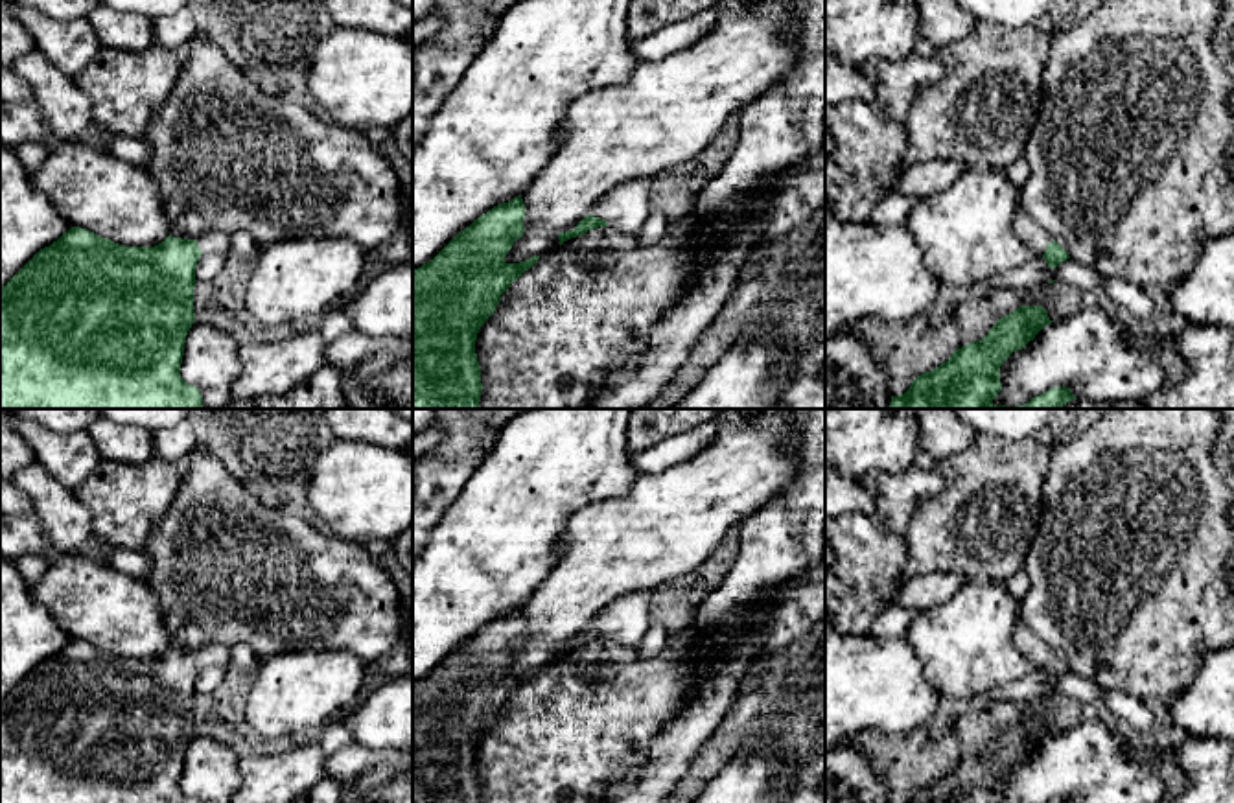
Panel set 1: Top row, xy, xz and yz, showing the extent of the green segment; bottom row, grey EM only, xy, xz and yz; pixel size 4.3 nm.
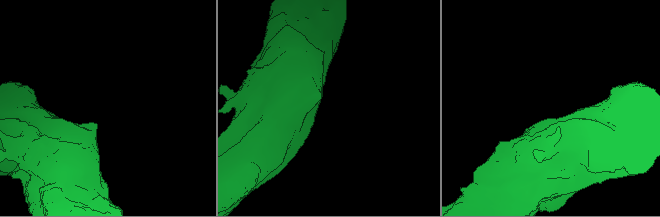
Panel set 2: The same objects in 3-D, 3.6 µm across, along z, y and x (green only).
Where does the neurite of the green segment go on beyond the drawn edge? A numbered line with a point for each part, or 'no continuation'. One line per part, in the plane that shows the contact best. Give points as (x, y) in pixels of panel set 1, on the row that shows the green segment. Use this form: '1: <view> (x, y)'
1: xz (625, 209)

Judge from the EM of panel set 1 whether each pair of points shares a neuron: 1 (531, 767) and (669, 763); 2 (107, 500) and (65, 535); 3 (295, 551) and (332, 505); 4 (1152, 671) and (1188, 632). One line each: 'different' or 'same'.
1: different
2: different
3: different
4: same

